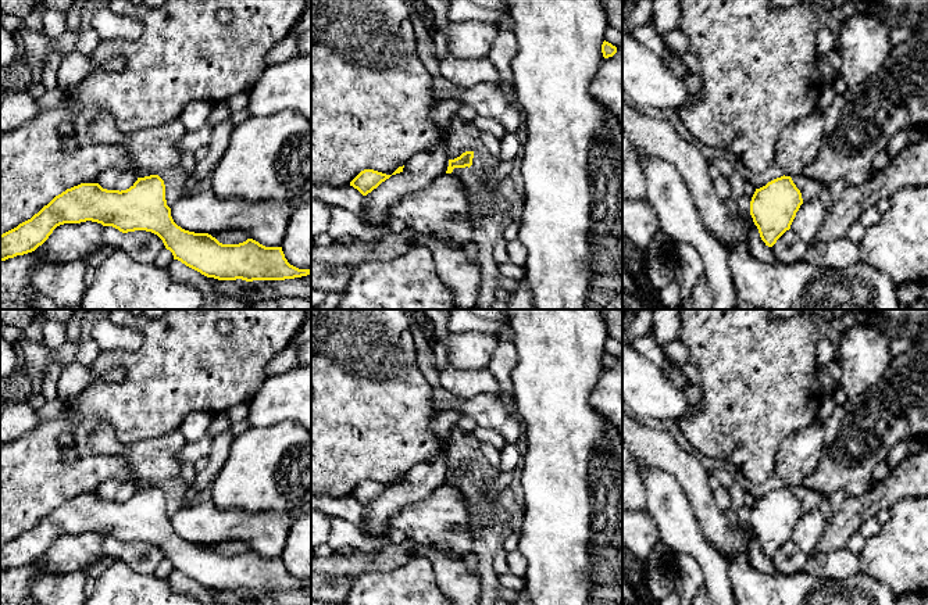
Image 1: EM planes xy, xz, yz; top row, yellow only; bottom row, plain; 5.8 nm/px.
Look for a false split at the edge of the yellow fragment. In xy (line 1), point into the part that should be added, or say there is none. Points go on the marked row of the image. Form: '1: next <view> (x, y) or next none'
1: next none

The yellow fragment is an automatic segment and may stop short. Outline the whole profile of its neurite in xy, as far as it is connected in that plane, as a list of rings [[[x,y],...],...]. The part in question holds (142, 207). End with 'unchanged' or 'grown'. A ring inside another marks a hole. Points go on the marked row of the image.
[[[158,175],[138,178],[126,190],[107,190],[99,183],[81,183],[56,196],[31,219],[0,235],[0,262],[35,251],[53,230],[64,223],[97,222],[122,233],[146,230],[157,235],[174,259],[218,280],[285,280],[307,276],[311,269],[299,269],[288,262],[282,247],[265,247],[253,239],[239,244],[222,244],[208,233],[194,233],[178,226],[165,200],[165,185]]]; unchanged

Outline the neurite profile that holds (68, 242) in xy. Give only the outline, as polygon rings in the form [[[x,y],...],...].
[[[92,221],[60,225],[35,253],[43,264],[92,258],[106,246],[104,229],[106,226]]]

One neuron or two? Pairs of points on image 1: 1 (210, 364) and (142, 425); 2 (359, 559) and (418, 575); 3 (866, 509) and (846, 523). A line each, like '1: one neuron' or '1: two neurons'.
1: one neuron
2: two neurons
3: one neuron

